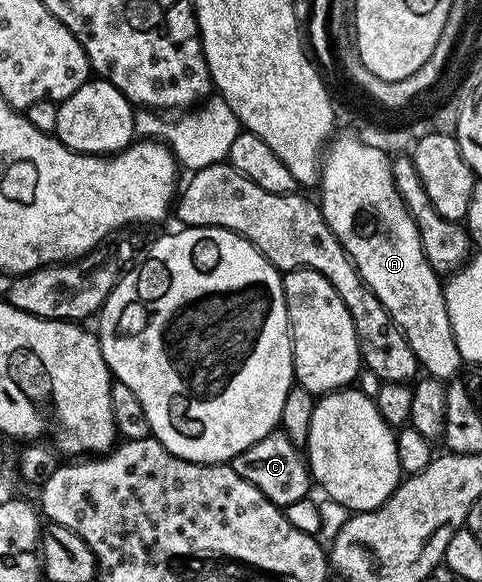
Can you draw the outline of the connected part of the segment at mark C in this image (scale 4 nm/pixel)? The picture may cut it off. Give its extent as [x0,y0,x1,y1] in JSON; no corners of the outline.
[230,428,314,508]

